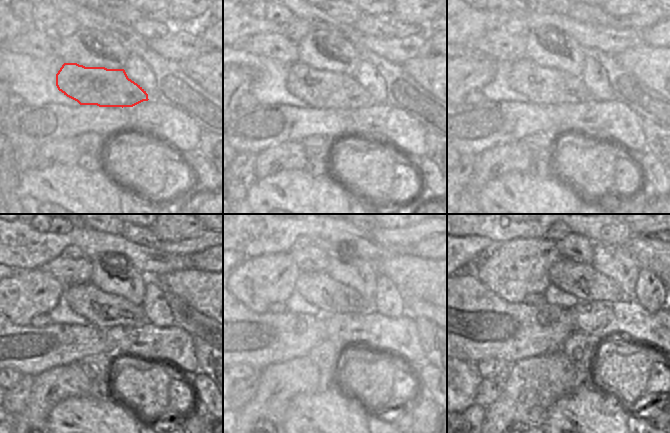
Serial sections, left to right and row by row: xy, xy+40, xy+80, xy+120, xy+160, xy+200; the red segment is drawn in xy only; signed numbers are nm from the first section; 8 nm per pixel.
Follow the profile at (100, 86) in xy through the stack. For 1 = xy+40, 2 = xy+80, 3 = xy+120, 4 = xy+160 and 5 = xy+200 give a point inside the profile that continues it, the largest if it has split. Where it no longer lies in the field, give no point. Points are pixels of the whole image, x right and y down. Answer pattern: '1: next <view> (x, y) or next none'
1: next xy+40 (319, 88)
2: next xy+80 (541, 85)
3: next xy+120 (100, 309)
4: next xy+160 (322, 307)
5: next xy+200 (513, 292)

